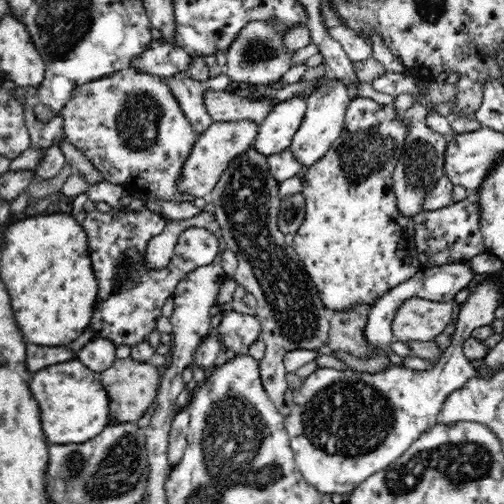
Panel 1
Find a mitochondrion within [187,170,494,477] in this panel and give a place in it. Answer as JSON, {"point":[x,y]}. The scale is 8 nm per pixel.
{"point":[346,419]}

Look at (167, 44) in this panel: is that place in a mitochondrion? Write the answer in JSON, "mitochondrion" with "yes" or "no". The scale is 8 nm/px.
{"mitochondrion":"no"}

